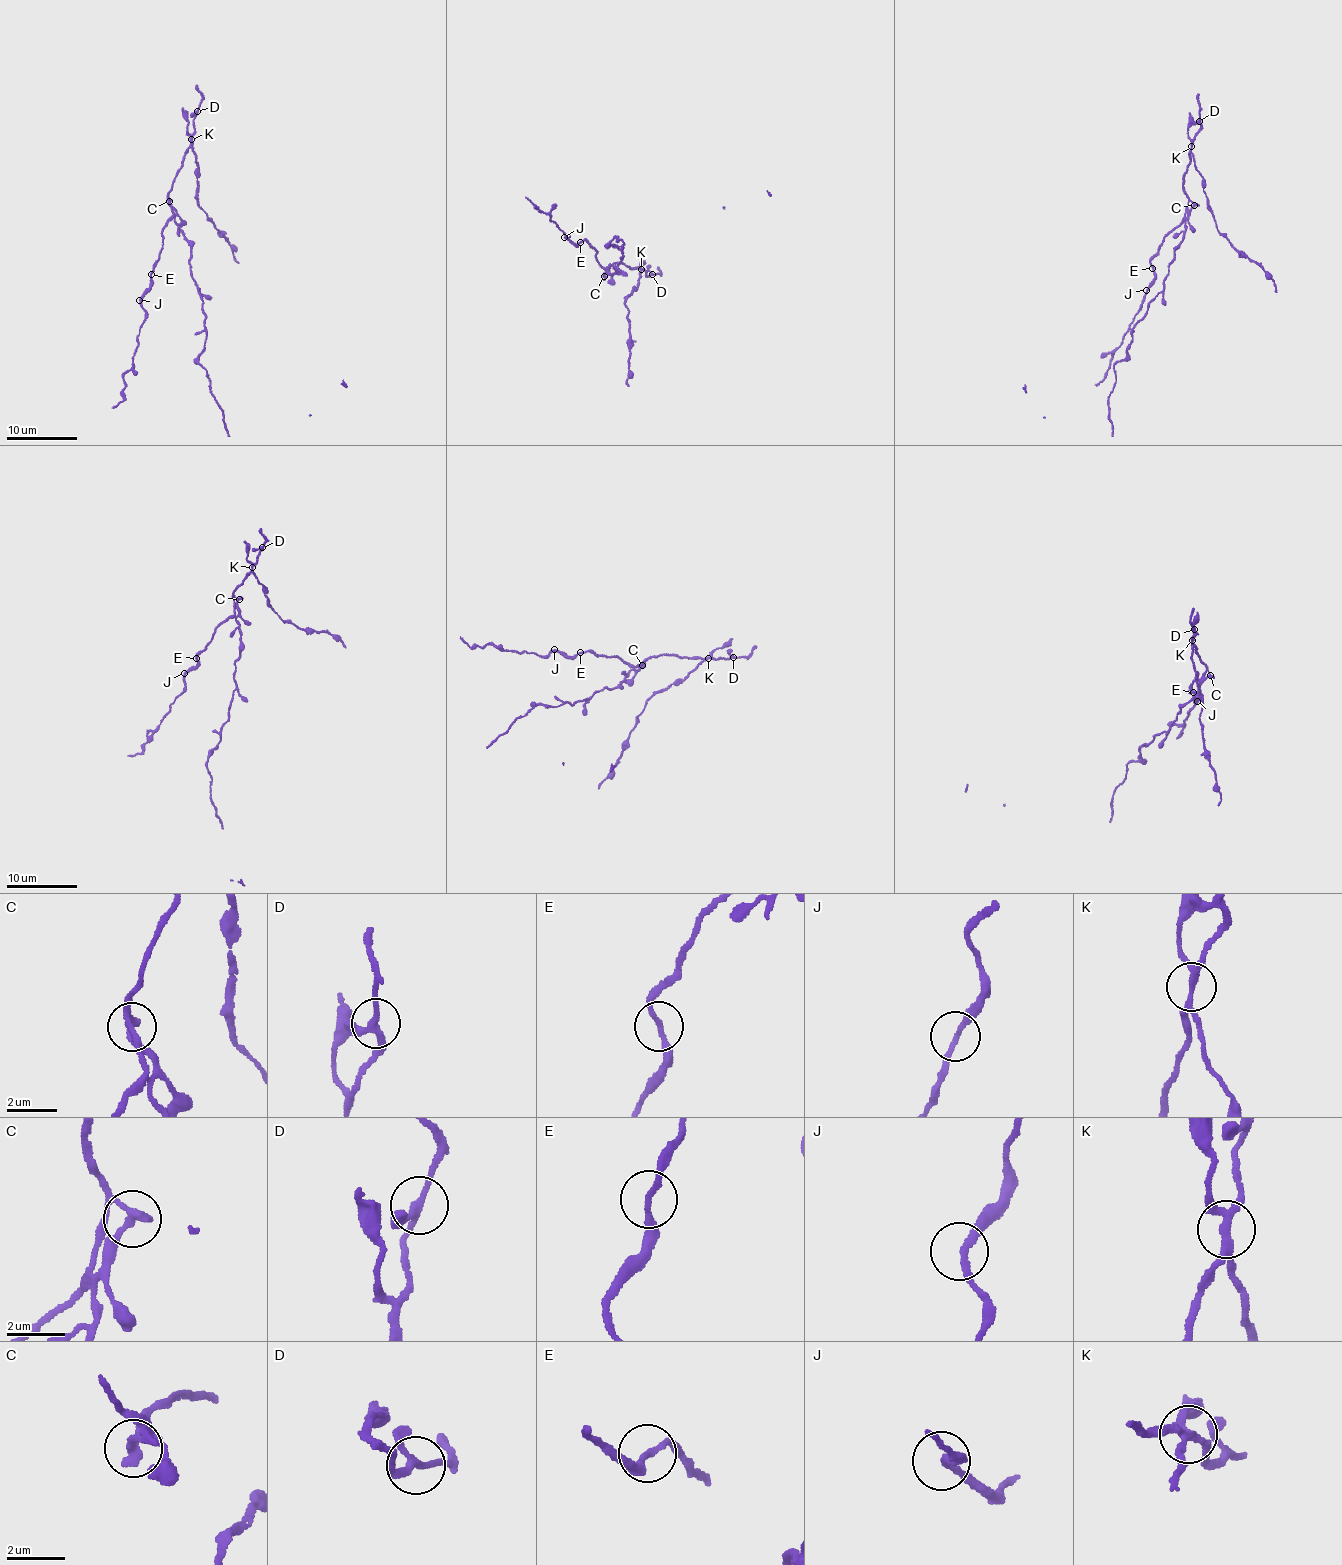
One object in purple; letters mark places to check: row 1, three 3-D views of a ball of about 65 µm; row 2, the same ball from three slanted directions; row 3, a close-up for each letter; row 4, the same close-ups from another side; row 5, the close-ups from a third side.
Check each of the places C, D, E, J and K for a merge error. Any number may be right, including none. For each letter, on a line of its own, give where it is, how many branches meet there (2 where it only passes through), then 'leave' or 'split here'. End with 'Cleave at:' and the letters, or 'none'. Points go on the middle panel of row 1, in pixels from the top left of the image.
C: (604, 276) | 2 | split here
D: (652, 274) | 3 | leave
E: (580, 242) | 2 | leave
J: (564, 237) | 2 | leave
K: (641, 269) | 4 | split here
Cleave at: C, K

